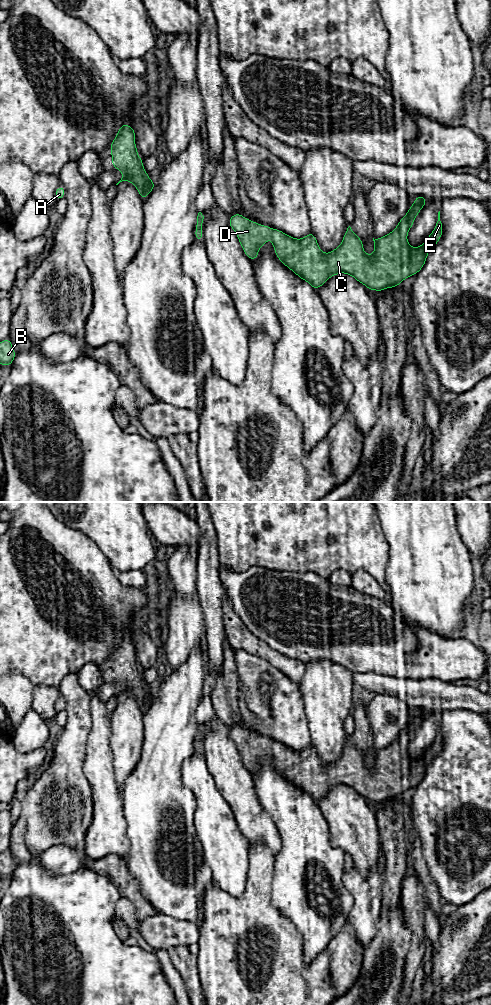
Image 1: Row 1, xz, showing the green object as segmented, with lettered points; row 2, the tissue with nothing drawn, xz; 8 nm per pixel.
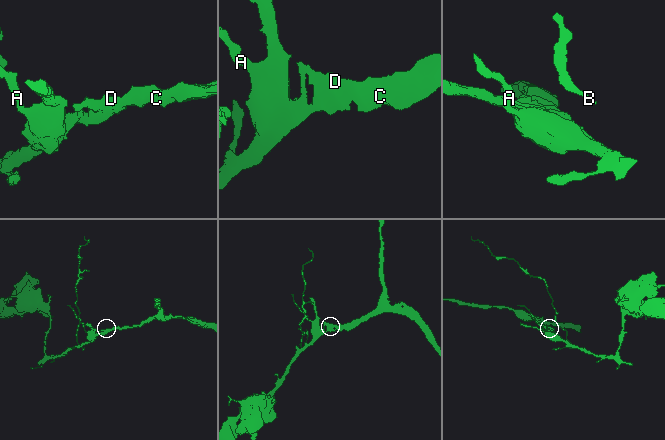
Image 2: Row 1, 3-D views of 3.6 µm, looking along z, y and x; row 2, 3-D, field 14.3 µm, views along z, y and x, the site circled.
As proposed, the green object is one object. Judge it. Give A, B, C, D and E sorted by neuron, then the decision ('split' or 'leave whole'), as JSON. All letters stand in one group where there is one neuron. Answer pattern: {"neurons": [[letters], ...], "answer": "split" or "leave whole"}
{"neurons": [["A", "B", "C", "D", "E"]], "answer": "leave whole"}

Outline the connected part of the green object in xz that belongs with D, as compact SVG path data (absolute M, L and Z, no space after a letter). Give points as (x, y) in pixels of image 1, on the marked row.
M416 196L415 199L407 214L401 218L392 232L381 238L373 238L375 250L372 255L364 252L362 240L350 226L347 228L340 246L327 254L322 252L312 232L302 239L295 239L278 229L253 222L239 213L231 216L229 226L236 232L241 247L250 260L258 257L258 251L263 244L268 243L267 240L271 236L277 258L315 290L324 285L330 277L345 273L365 285L368 290L382 292L386 288L398 286L404 279L417 274L423 268L430 249L438 243L442 236L443 225L439 211L436 226L426 241L417 248L410 246L407 241L408 231L413 226L415 217L427 202L426 197L423 196Z

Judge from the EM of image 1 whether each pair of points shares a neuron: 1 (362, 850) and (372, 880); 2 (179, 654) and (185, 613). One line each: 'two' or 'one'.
1: two
2: one

